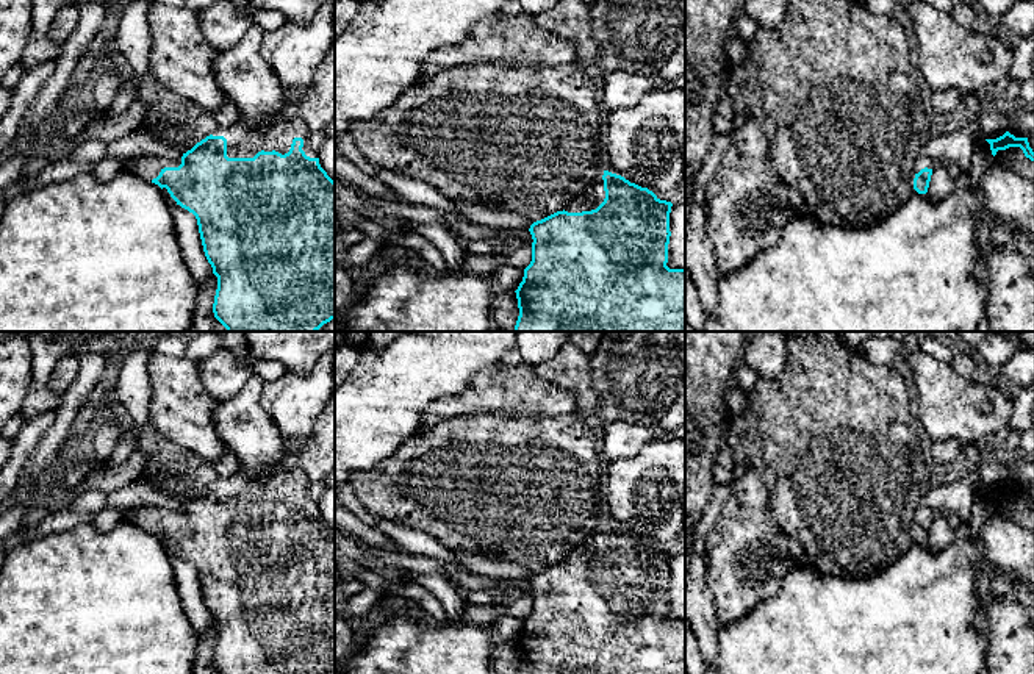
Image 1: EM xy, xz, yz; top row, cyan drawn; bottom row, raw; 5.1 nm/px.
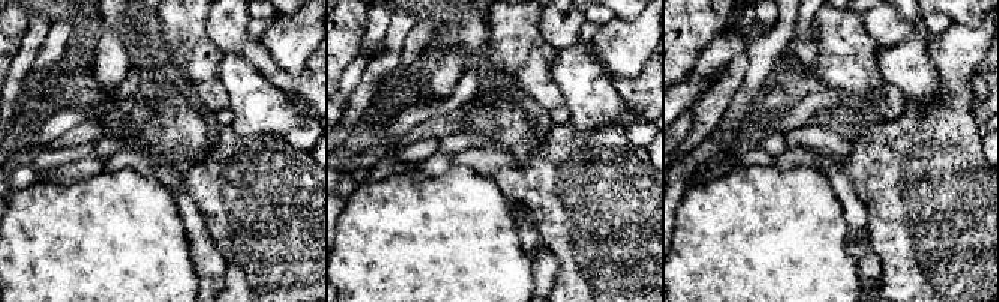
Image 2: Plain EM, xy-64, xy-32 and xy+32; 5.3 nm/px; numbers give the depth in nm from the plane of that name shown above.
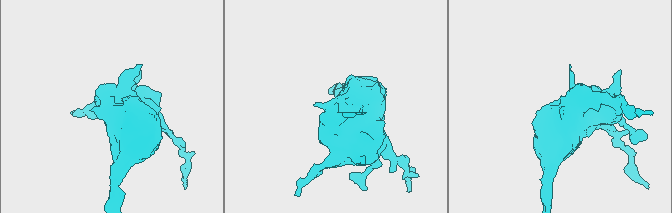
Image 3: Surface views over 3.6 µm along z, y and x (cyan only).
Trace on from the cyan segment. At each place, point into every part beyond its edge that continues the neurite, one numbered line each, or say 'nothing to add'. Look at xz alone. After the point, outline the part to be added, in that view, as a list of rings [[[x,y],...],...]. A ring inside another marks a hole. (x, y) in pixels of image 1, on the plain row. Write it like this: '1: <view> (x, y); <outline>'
1: xz (593, 546); [[[604,530],[591,533],[566,558],[568,563],[582,563],[596,560],[605,549]]]
2: xz (496, 570); [[[454,549],[454,554],[465,569],[493,580],[530,579],[533,574],[518,563],[493,560],[465,549]]]

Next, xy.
1: xy (293, 402); [[[335,352],[324,355],[313,371],[305,375],[286,371],[280,378],[267,382],[263,386],[260,403],[275,424],[280,438],[286,444],[285,460],[274,464],[261,475],[247,475],[241,469],[225,479],[217,479],[211,485],[224,486],[227,489],[228,508],[253,508],[258,502],[288,504],[294,488],[303,489],[302,500],[310,508],[319,508],[319,500],[311,499],[307,493],[310,479],[300,468],[299,454],[289,446],[291,439],[308,436],[313,430],[314,419],[321,413],[332,394],[332,367],[335,364]]]
2: xy (147, 518); [[[138,507],[130,508],[130,522],[136,524],[145,532],[152,532],[160,525],[164,518],[178,518],[181,510],[158,508],[158,507]]]

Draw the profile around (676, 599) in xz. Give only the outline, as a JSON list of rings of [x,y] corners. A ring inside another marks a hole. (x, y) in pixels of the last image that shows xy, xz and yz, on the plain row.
[[[685,543],[671,557],[670,582],[666,616],[670,619],[685,619]]]

